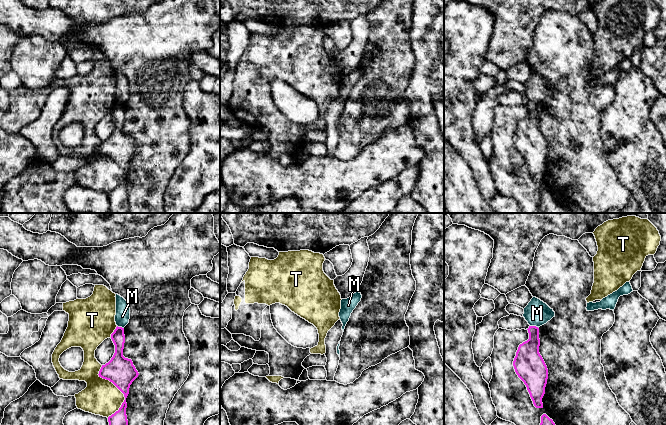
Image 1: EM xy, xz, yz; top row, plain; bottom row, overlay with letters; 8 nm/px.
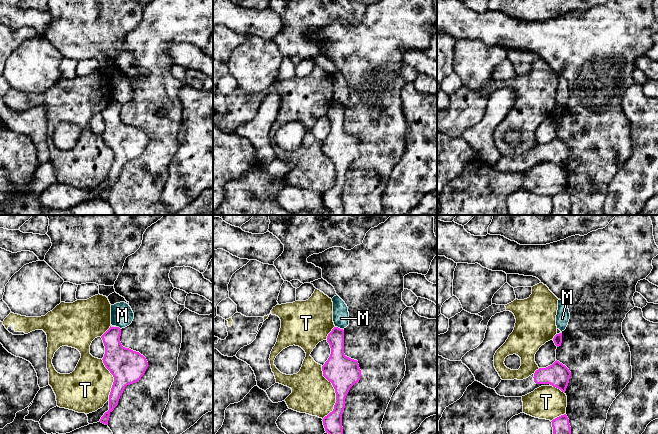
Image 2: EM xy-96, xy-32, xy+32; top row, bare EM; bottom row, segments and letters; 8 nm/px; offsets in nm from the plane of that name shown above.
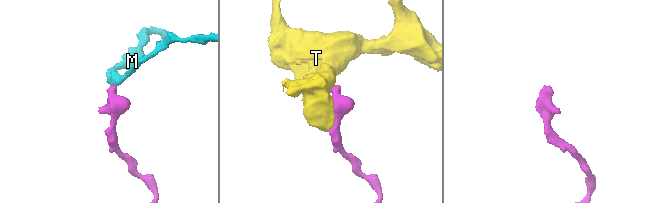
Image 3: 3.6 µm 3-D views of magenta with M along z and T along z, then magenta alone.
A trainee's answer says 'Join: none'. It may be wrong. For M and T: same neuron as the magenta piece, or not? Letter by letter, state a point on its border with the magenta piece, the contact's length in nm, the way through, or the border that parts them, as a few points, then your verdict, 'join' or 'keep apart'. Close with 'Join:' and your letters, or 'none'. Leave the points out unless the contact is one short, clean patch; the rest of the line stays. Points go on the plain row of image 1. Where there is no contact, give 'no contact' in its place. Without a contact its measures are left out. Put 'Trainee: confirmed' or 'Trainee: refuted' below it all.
M: meets magenta in yz at (534, 102); contact 70 nm long; border along yz (530, 101), (537, 103); keep apart
T: meets magenta in xy at (119, 165); contact 420 nm long; keep apart
Join: none
Trainee: confirmed

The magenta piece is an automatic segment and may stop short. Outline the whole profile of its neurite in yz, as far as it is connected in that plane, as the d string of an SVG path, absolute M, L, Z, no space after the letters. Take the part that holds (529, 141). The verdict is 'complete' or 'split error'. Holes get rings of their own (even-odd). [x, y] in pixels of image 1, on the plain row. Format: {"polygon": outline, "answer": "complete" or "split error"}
{"polygon": "M529 102L529 115L519 121L513 142L518 153L524 158L533 180L543 184L542 174L548 155L547 142L539 129L539 104Z", "answer": "complete"}

